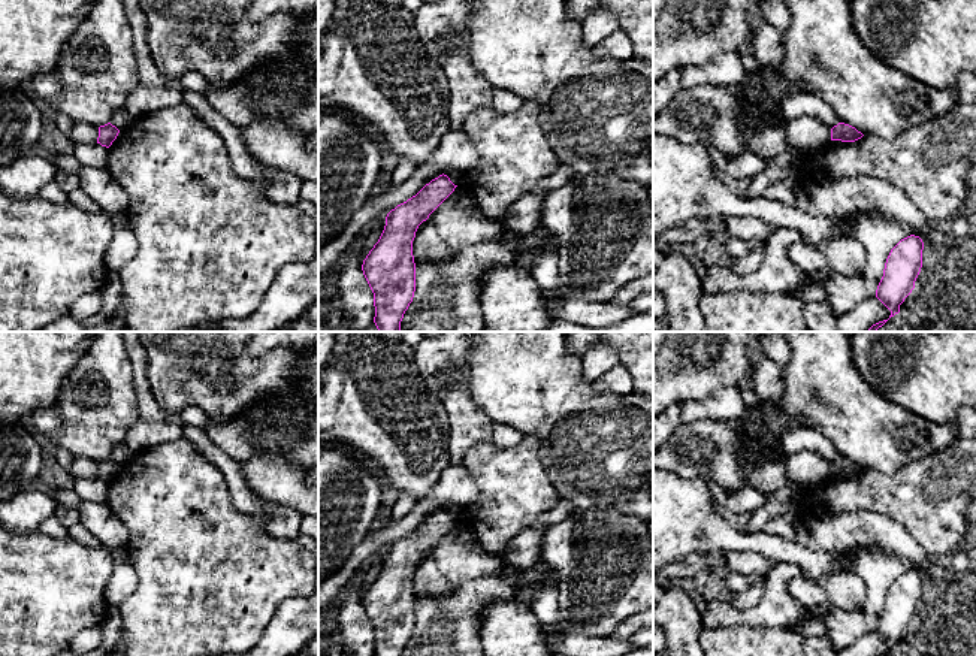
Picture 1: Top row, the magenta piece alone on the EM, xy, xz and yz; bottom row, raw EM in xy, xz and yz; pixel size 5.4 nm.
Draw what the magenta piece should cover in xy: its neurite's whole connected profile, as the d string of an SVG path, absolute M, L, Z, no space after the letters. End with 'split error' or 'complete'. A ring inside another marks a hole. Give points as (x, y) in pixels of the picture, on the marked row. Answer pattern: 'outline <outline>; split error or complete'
outline M111 123L100 126L97 143L109 148L112 145L112 142L117 139L118 133L120 133L120 130L115 126L112 126Z; complete

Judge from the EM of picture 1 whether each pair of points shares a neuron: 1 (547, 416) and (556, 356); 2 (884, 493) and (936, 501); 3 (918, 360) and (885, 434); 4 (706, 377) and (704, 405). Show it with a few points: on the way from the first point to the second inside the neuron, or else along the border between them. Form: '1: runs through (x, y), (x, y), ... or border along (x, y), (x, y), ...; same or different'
1: runs through (547, 401), (547, 371); same
2: runs through (897, 495), (922, 496); same
3: border along (869, 384), (890, 401), (930, 420); different
4: border along (737, 386), (721, 387), (712, 395), (682, 405); different

